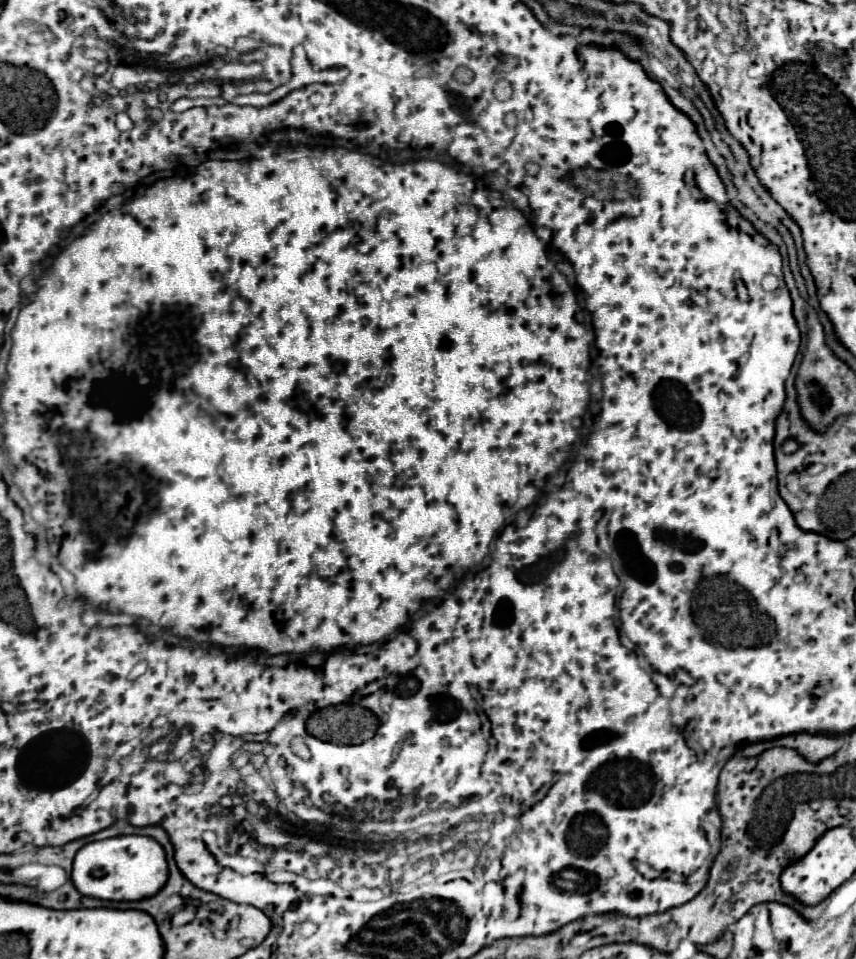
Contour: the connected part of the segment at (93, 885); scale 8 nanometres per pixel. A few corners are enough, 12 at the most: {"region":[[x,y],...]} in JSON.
{"region":[[141,835],[83,845],[71,880],[87,897],[139,901],[167,881]]}

